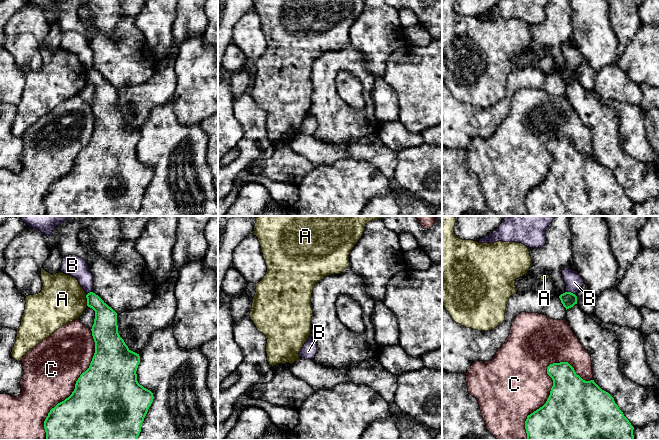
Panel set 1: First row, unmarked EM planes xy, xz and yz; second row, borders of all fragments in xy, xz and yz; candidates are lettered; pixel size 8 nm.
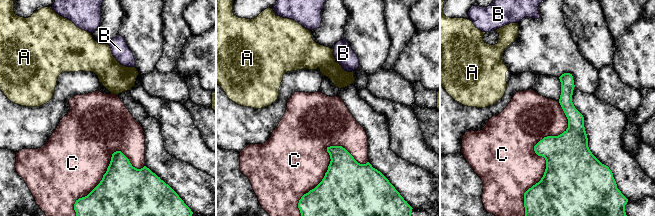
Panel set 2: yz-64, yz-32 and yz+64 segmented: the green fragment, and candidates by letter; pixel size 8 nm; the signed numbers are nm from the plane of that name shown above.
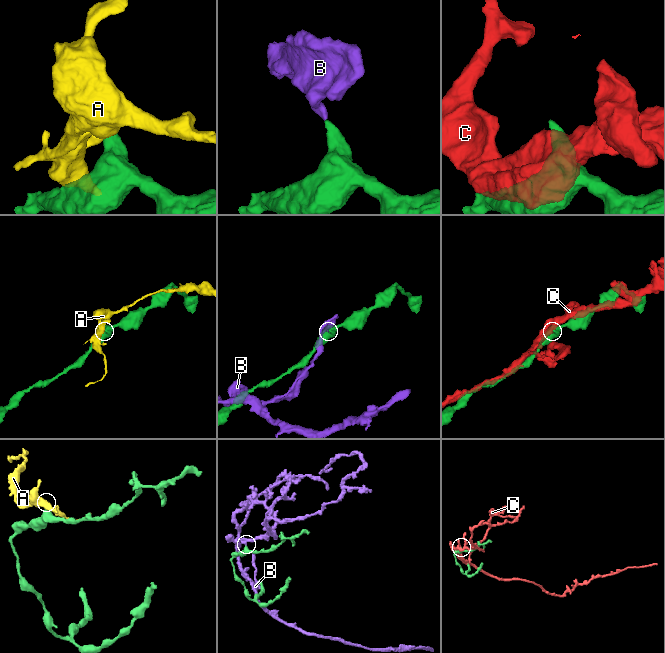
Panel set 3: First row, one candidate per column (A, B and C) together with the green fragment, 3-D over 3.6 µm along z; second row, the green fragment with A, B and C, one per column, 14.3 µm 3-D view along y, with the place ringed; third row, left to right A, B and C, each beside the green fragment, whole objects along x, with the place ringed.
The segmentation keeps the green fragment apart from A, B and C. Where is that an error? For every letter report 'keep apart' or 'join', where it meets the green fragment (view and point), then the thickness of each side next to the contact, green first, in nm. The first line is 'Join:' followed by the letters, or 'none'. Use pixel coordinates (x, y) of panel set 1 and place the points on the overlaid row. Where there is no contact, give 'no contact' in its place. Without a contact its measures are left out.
Join: none
A: keep apart; contact xy (87, 300); calibres 190 and 360 nm
B: keep apart; contact yz (570, 292); calibres 120 and 140 nm
C: keep apart; contact yz (553, 382); calibres 440 and 440 nm

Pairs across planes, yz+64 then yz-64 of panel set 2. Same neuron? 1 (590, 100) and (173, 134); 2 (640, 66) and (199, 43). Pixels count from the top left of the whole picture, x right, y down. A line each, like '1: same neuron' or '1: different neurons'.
1: different neurons
2: same neuron

